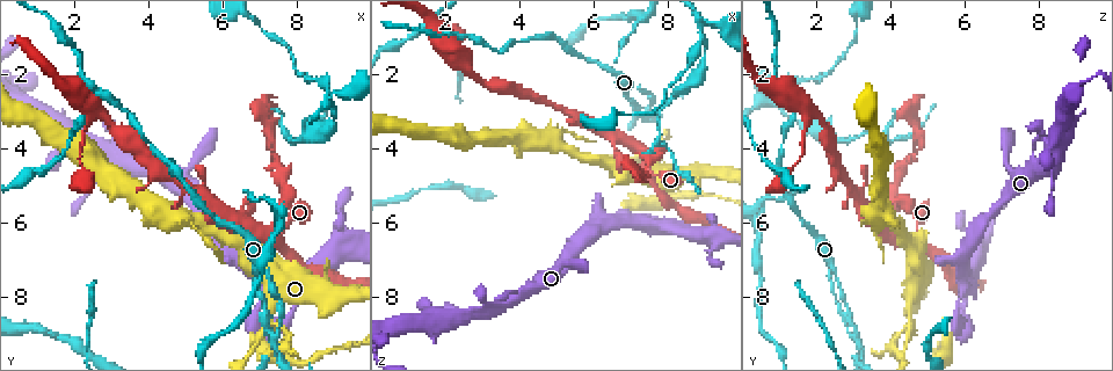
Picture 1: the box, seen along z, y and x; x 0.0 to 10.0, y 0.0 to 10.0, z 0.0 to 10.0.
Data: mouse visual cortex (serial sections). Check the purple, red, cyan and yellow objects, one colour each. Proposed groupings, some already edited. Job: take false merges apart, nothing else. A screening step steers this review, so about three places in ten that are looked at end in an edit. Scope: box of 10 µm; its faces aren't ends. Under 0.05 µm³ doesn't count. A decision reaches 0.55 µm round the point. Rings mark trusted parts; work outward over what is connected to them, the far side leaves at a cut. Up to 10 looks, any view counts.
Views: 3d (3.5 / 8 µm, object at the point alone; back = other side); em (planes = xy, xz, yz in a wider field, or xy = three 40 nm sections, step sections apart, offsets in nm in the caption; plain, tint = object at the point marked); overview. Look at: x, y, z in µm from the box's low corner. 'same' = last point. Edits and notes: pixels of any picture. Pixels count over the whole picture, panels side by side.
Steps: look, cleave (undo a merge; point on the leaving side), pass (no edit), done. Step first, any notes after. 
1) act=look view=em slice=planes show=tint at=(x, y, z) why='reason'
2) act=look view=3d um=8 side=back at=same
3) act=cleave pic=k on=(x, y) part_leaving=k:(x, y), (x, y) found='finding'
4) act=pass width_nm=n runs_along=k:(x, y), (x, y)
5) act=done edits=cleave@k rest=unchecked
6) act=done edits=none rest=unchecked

act=look view=3d um=3.5 at=(4.75, 5.85, 3.85) why='calibre changes'

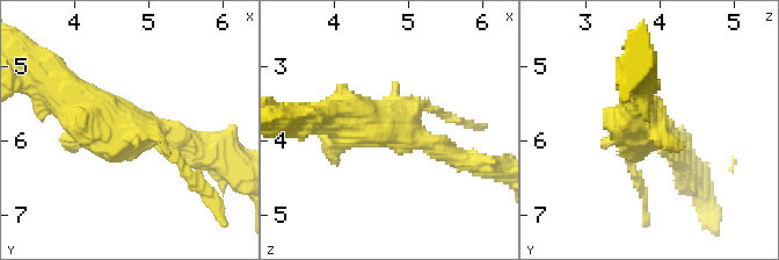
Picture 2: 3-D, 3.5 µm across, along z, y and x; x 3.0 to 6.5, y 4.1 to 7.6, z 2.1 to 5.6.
act=look view=em slice=planes show=tint at=(4.80, 5.85, 3.80) why='shape alone is not enough'

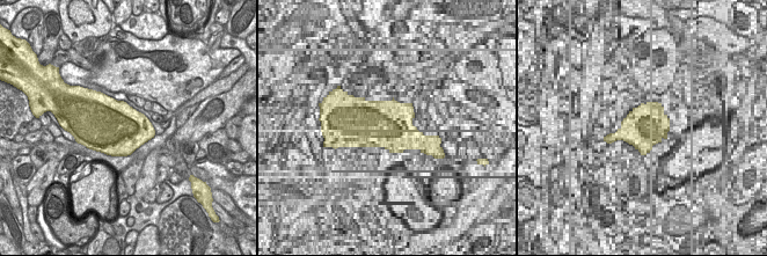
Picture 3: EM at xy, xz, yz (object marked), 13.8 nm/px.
act=pass runs_along=2:(195, 150), (60, 100) found='continuous, no second cell'

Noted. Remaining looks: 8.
act=look view=3d um=3.5 side=back at=(7.65, 6.70, 5.00) why='side arm on a straight run'

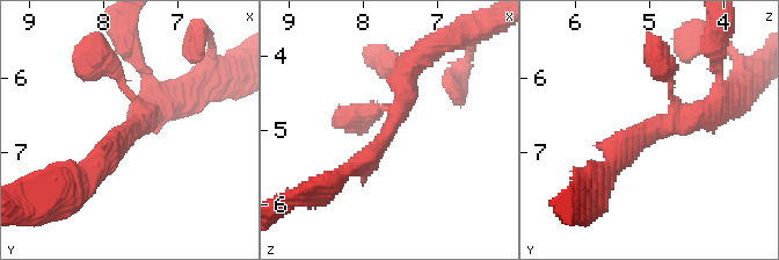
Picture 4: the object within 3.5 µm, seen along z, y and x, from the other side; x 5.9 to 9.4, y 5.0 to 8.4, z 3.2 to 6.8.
act=look view=em slice=xy step=2 show=tint at=(7.65, 6.70, 4.90) arms=3 arm_widths_nm=150,300,300 why='need the tissue'

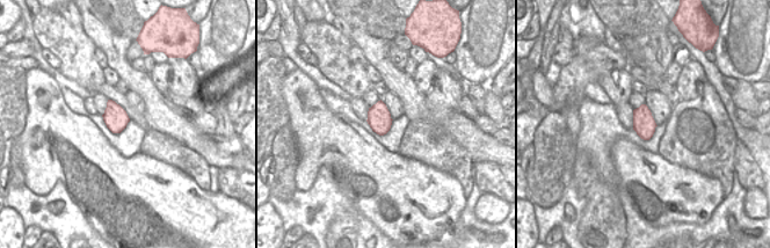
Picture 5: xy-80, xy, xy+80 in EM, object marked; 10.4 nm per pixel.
act=pass runs_along=4:(668, 76), (671, 118), (609, 168) found='all the same cell'

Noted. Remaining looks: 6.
act=look view=3d um=3.5 at=(7.30, 8.65, 4.55) why='three arms meet'

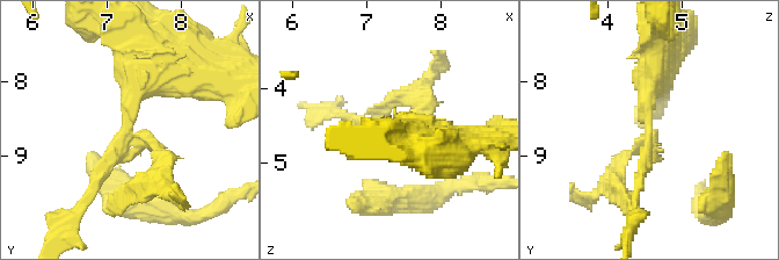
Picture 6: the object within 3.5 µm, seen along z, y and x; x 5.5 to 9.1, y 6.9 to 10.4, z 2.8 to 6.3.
act=look view=em slice=planes show=tint at=(7.30, 8.65, 4.55) why='need the tissue'

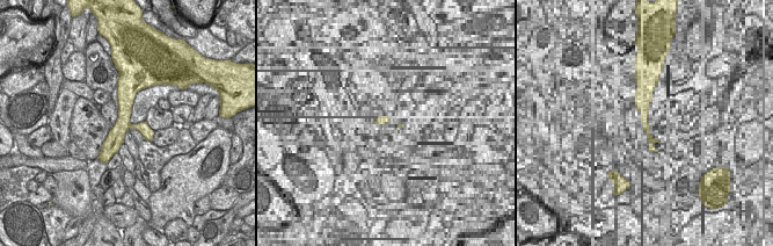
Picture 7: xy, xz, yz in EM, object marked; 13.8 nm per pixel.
act=pass runs_along=7:(123, 84), (123, 124), (108, 152) found='all the same cell'

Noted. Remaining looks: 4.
act=look view=3d um=8 at=(7.60, 4.85, 4.15) why='narrows sharply'

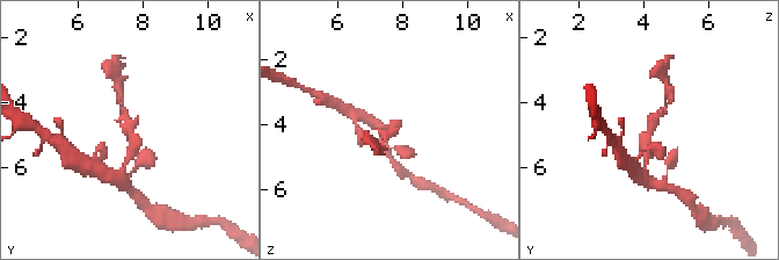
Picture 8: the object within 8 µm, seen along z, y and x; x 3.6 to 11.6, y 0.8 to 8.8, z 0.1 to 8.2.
act=look view=em slice=xy step=2 show=tint at=same arm_widths_nm=150,250 why='now the EM'

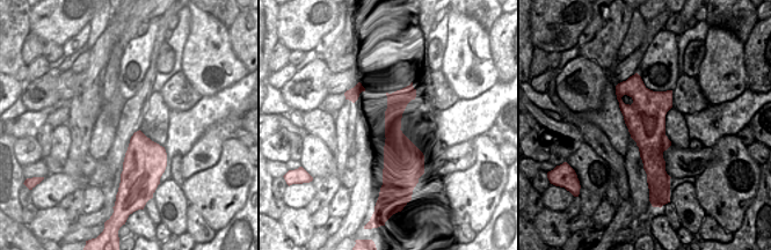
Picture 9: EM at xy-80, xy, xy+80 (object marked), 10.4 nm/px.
act=cleave pic=8 on=(123, 114) part_leaving=8:(131, 130), (118, 93) found='a second cell is stuck on'

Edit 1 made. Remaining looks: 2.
act=done edits=cleave@8 rest=unchecked

